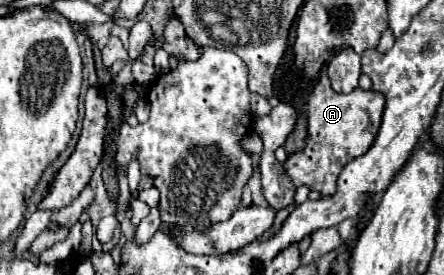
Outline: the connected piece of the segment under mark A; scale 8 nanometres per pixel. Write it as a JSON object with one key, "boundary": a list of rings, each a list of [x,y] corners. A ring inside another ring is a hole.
{"boundary":[[[322,73],[318,83],[314,85],[310,97],[308,97],[308,137],[306,145],[300,153],[288,155],[284,161],[284,171],[292,179],[296,187],[308,185],[310,189],[320,191],[322,195],[334,195],[336,193],[336,179],[344,165],[368,151],[368,147],[374,143],[380,119],[384,113],[384,95],[378,91],[364,91],[354,89],[350,93],[336,93],[330,87],[328,77]]]}

